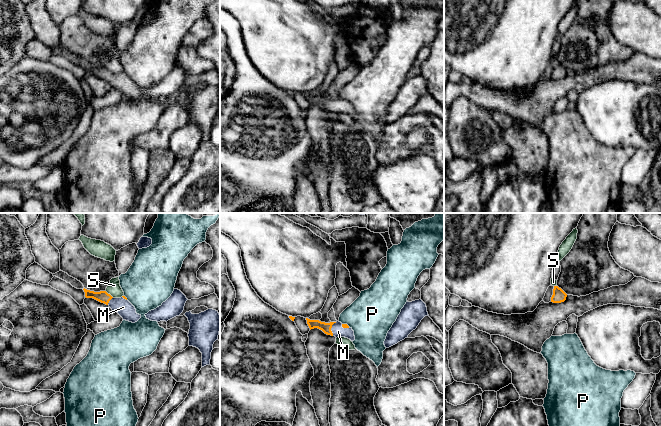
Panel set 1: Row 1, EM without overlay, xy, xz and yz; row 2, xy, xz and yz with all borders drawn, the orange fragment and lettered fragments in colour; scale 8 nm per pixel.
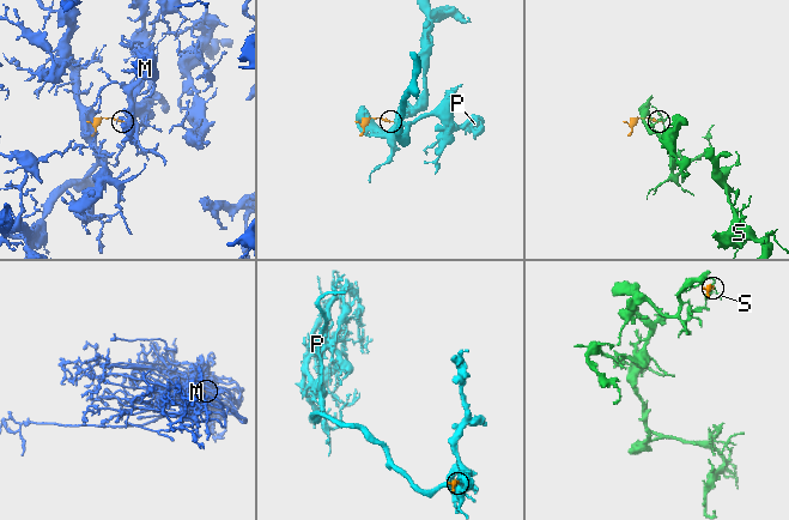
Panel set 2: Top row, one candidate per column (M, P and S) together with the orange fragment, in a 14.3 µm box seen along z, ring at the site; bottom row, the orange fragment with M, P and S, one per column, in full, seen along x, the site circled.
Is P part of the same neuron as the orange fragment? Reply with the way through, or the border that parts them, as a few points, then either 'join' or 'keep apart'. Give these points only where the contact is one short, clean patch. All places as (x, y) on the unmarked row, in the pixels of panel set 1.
border xz (342, 99), (349, 102); keep apart

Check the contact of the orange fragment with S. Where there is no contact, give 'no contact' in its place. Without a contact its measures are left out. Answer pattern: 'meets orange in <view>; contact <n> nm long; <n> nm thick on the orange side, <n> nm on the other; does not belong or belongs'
meets orange in xy; contact 90 nm long; 90 nm thick on the orange side, 110 nm on the other; does not belong

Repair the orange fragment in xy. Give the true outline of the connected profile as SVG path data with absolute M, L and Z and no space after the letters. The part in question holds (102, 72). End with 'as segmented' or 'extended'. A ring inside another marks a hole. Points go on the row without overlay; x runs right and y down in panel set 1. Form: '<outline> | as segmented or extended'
M85 64L83 66L86 74L93 74L108 81L112 87L117 88L123 96L135 99L141 94L141 91L136 89L135 83L125 72L122 72L121 74L113 74L106 67L94 68Z | extended

